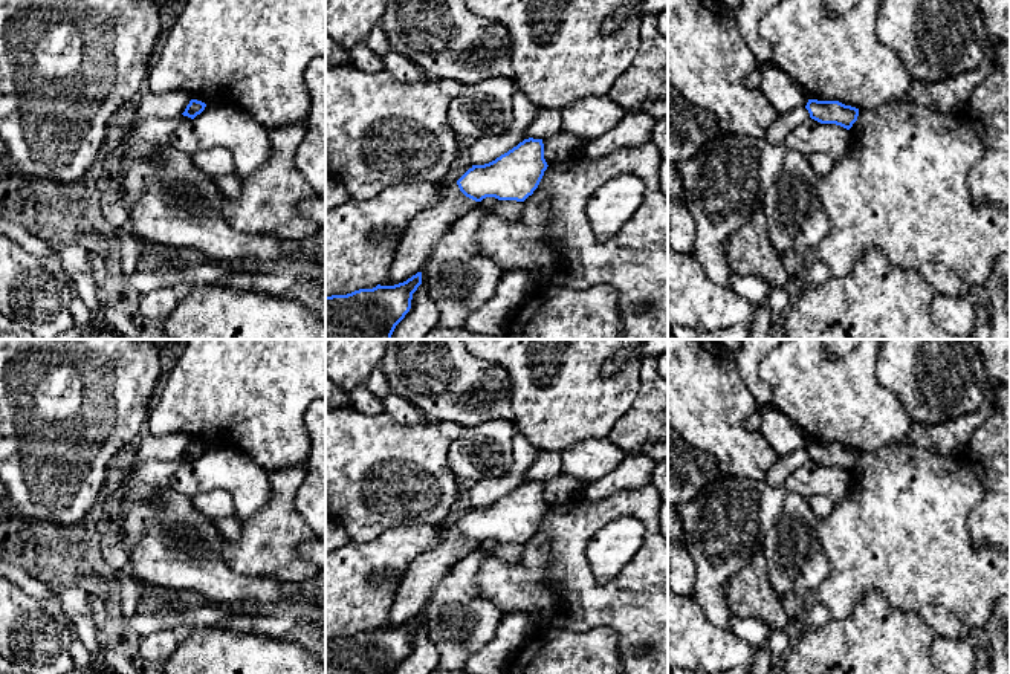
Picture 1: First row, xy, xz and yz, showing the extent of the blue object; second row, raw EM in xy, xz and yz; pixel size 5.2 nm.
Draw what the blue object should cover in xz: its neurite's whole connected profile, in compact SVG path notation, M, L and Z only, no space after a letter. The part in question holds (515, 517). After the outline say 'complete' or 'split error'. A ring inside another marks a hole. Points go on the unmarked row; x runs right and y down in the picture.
M529 480L489 506L472 507L457 527L475 544L486 540L524 544L538 530L547 509L542 481Z | complete

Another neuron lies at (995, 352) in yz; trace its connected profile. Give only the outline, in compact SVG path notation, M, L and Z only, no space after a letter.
M975 339L993 382L1010 382L1010 339Z

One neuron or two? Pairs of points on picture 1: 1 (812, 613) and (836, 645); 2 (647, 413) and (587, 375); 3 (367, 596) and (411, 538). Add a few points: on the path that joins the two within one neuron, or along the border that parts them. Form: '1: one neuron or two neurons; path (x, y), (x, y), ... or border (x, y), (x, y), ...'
1: two neurons; border (831, 619), (807, 628)
2: two neurons; border (640, 369), (637, 396), (610, 431)
3: one neuron; path (362, 580), (381, 557), (394, 549)

